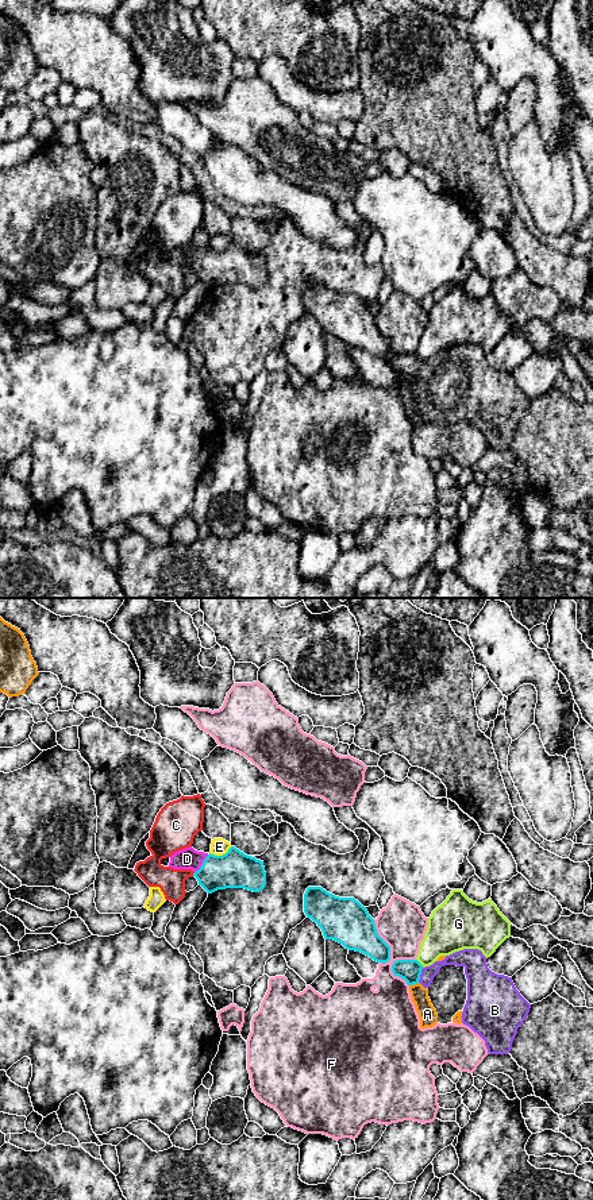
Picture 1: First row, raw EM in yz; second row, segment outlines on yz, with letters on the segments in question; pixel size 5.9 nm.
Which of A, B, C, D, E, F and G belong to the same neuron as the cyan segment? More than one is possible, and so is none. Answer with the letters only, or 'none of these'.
D

